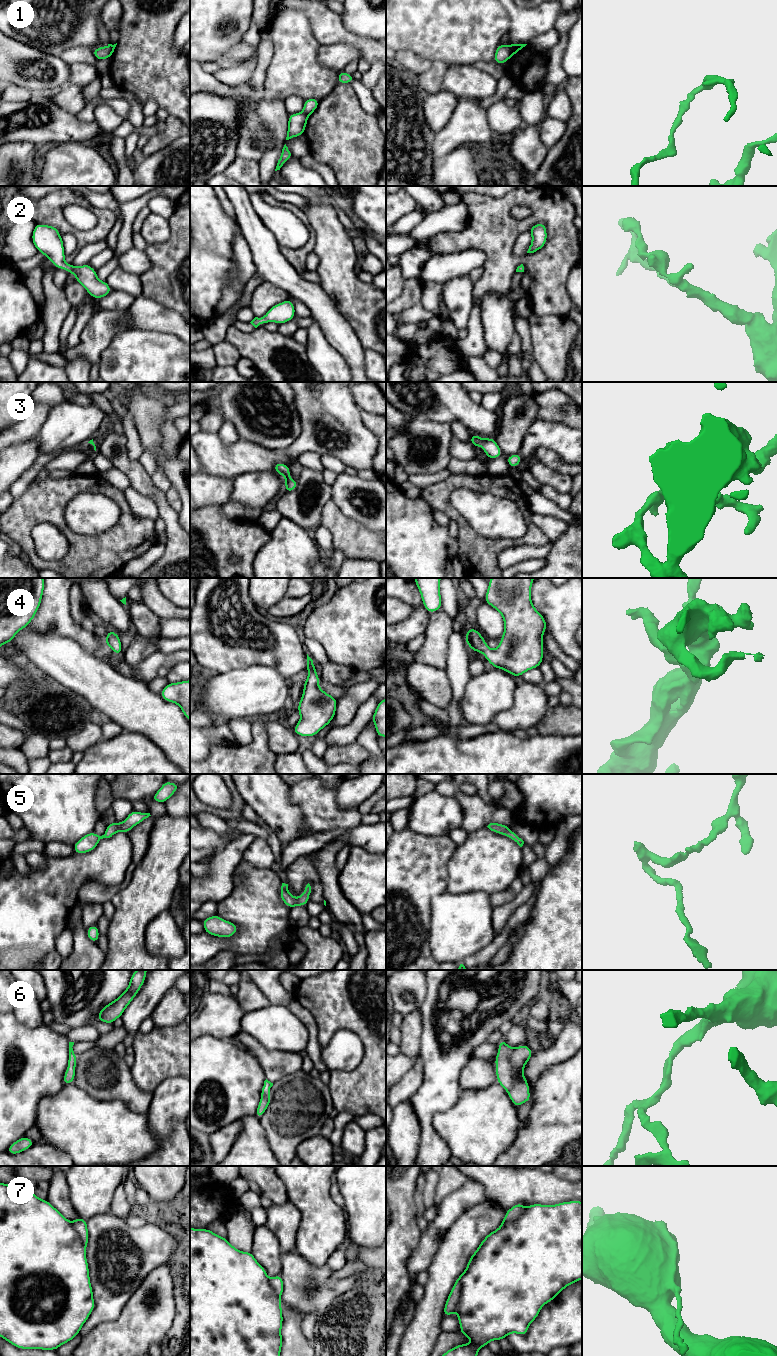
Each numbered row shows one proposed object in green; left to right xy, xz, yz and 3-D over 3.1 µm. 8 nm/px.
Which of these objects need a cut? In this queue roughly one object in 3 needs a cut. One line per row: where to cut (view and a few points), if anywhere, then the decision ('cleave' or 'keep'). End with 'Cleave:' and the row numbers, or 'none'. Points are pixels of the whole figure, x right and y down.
1: cut yz (510, 45), (510, 53), (512, 55); cleave
2: cut none; keep
3: cut none; keep
4: cut none; keep
5: cut none; keep
6: cut none; keep
7: cut yz (461, 1275), (460, 1299), (454, 1309); cleave
Cleave: 1, 7

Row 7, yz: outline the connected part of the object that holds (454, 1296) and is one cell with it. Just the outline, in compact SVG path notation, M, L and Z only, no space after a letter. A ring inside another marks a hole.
M461 1275L456 1279L451 1292L446 1300L445 1307L443 1310L443 1316L451 1316L453 1312L456 1309L456 1306L460 1300L460 1294L461 1294L461 1281L460 1281Z

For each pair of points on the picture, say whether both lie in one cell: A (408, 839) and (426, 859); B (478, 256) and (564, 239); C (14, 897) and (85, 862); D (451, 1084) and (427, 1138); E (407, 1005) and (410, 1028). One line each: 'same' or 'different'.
A: same
B: different
C: same
D: same
E: different

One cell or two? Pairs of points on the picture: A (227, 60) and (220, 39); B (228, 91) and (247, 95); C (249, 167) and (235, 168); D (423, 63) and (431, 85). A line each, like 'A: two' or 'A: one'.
A: two
B: two
C: one
D: two

